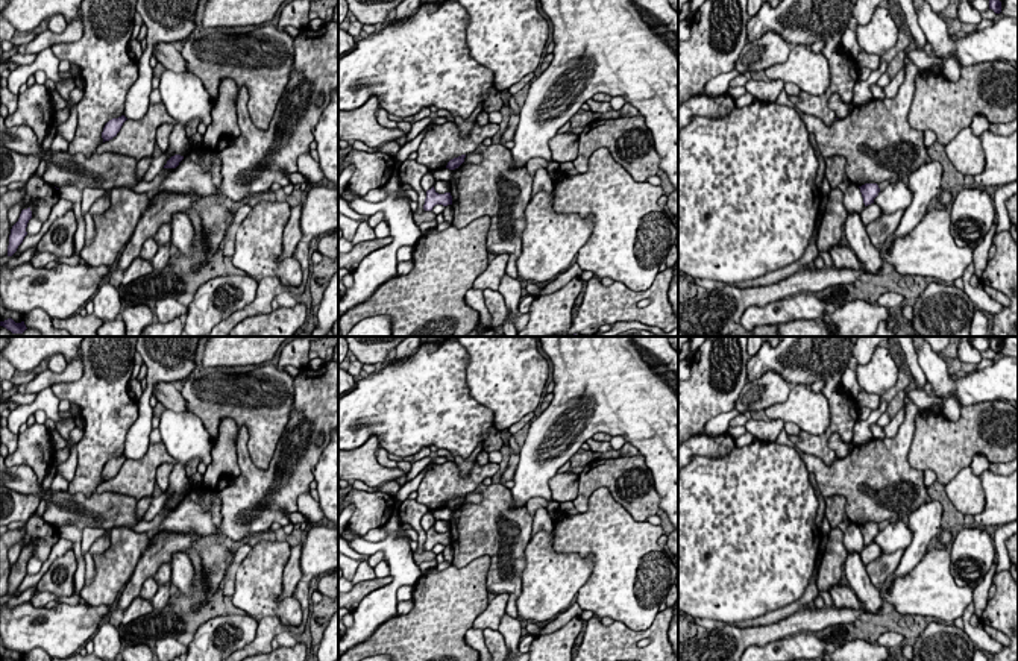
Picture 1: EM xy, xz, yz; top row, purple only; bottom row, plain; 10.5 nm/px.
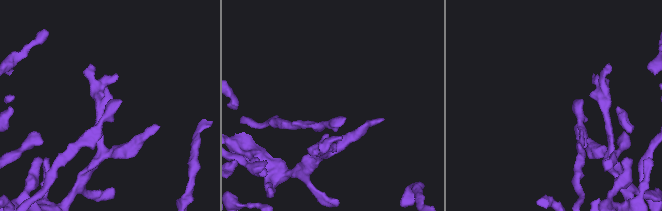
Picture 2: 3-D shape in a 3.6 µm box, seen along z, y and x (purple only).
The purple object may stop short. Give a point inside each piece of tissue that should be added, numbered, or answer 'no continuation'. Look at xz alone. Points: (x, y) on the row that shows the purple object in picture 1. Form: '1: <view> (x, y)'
no continuation

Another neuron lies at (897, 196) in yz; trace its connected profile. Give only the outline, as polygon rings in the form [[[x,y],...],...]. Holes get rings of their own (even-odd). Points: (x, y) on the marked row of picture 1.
[[[906,180],[891,182],[884,190],[878,193],[874,203],[883,211],[883,214],[895,214],[904,211],[913,200],[913,194]]]

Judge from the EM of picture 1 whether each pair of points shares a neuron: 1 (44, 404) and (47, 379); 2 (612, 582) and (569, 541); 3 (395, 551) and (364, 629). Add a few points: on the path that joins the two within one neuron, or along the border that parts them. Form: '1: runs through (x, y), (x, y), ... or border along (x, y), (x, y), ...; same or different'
1: border along (49, 385), (37, 394); different
2: runs through (612, 569), (583, 541); same
3: runs through (396, 570), (396, 582), (373, 610); same

